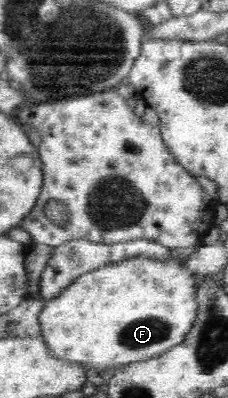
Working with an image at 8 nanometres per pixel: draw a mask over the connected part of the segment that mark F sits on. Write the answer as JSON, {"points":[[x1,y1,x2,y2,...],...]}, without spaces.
{"points":[[136,257,80,275,62,293,46,300,38,315,40,332,48,353,56,358,78,362,82,368,99,375,108,375,114,369,132,362,156,358,167,349,184,342,186,334,195,325,197,276,184,263,160,262]]}

